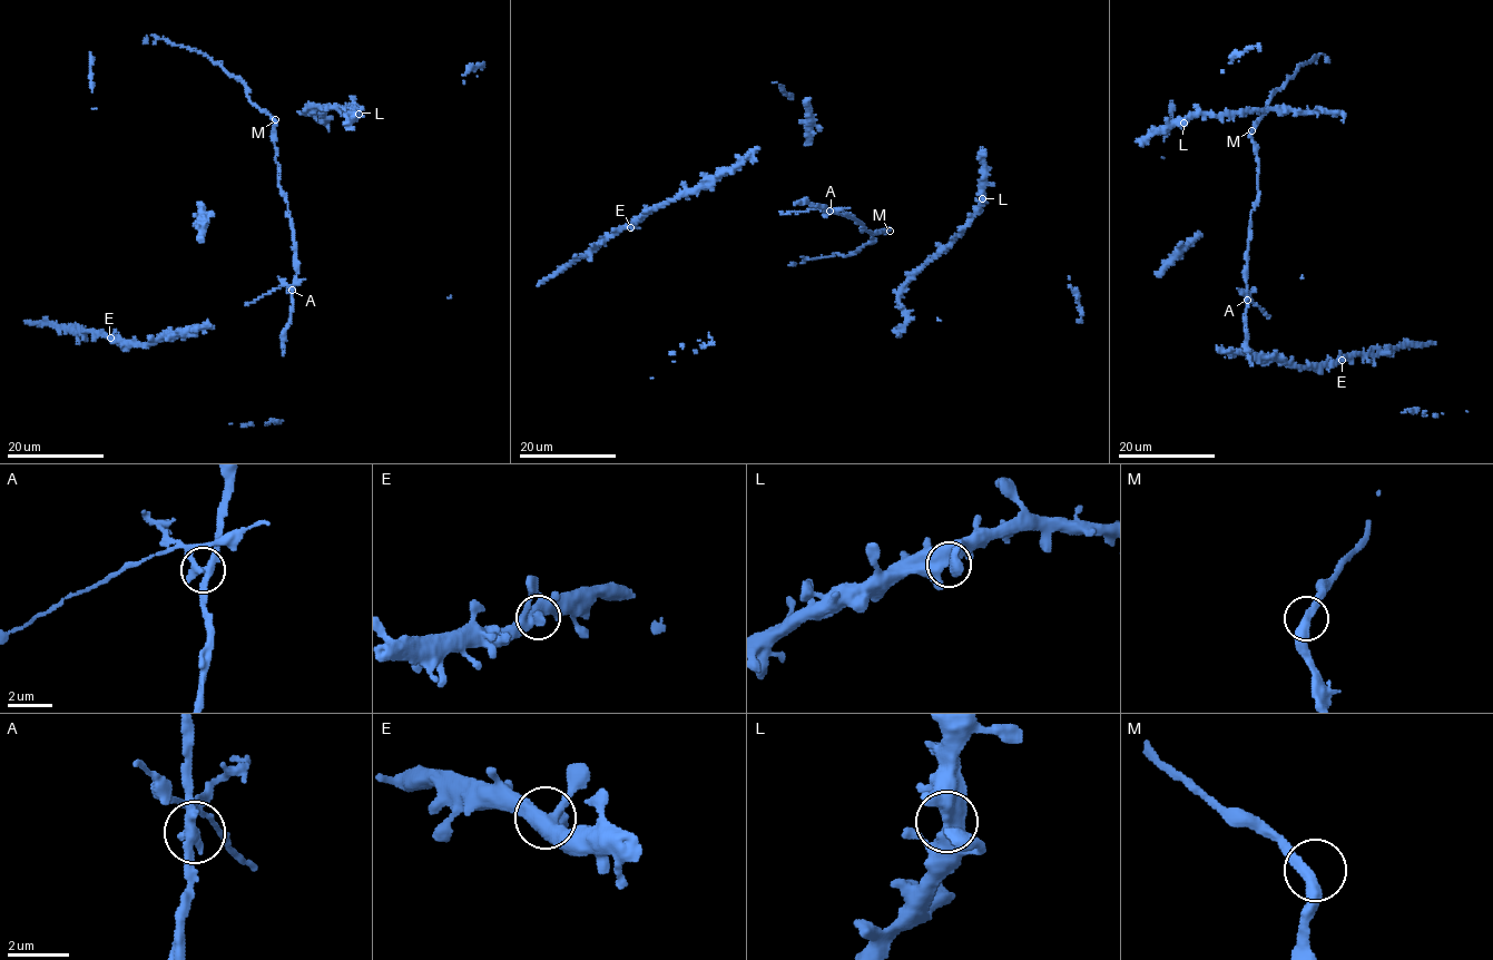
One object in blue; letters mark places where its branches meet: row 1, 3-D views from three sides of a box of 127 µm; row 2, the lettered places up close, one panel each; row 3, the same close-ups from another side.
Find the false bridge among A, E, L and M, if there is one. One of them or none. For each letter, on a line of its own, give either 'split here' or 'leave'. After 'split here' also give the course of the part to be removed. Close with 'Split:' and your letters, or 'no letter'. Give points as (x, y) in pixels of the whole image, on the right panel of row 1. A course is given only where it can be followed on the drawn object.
A: split here; course (1247, 300), (1247, 295), (1268, 317)
E: leave
L: leave
M: leave
Split: A

